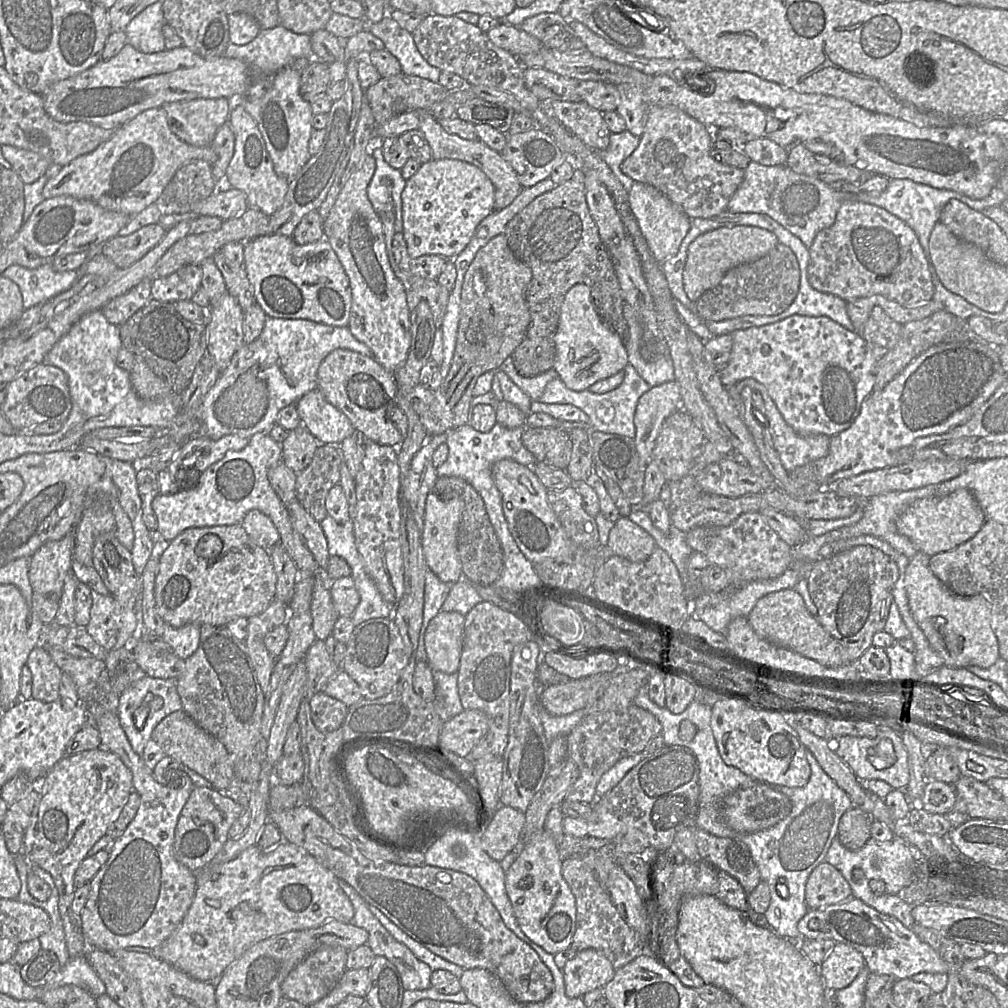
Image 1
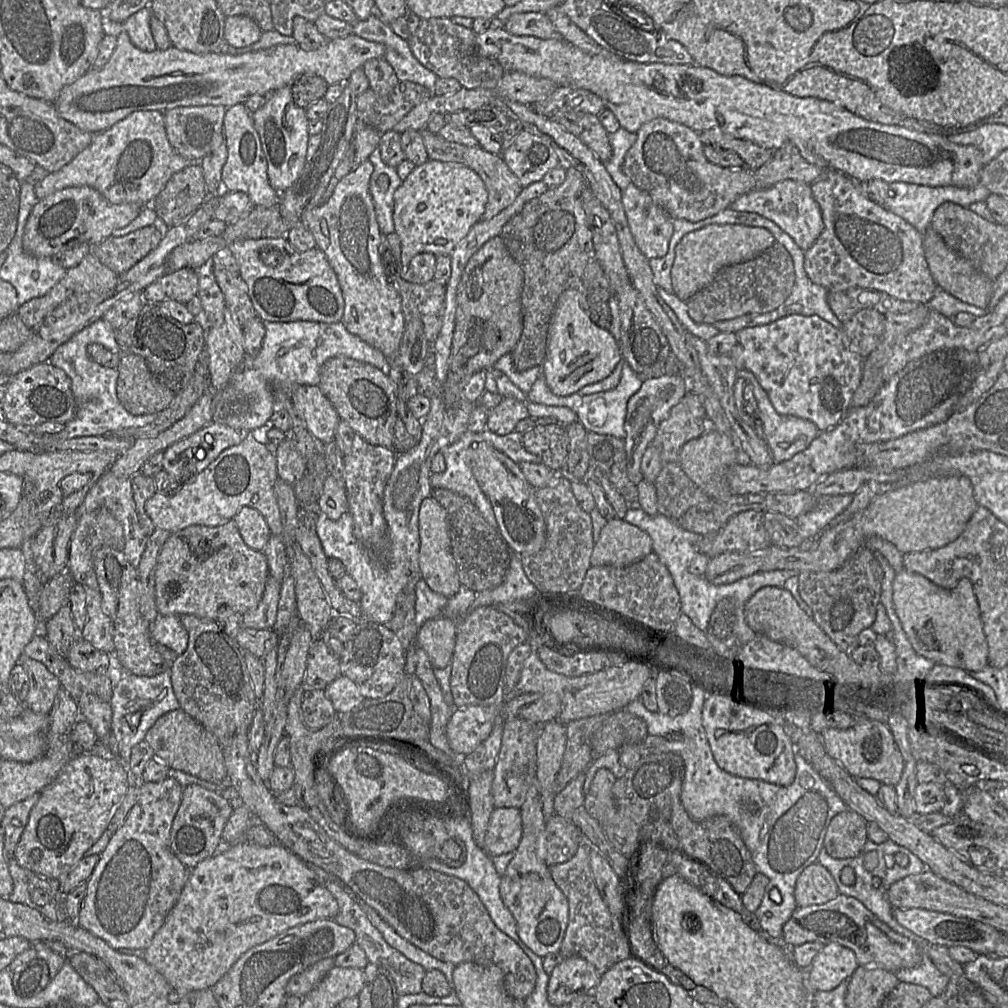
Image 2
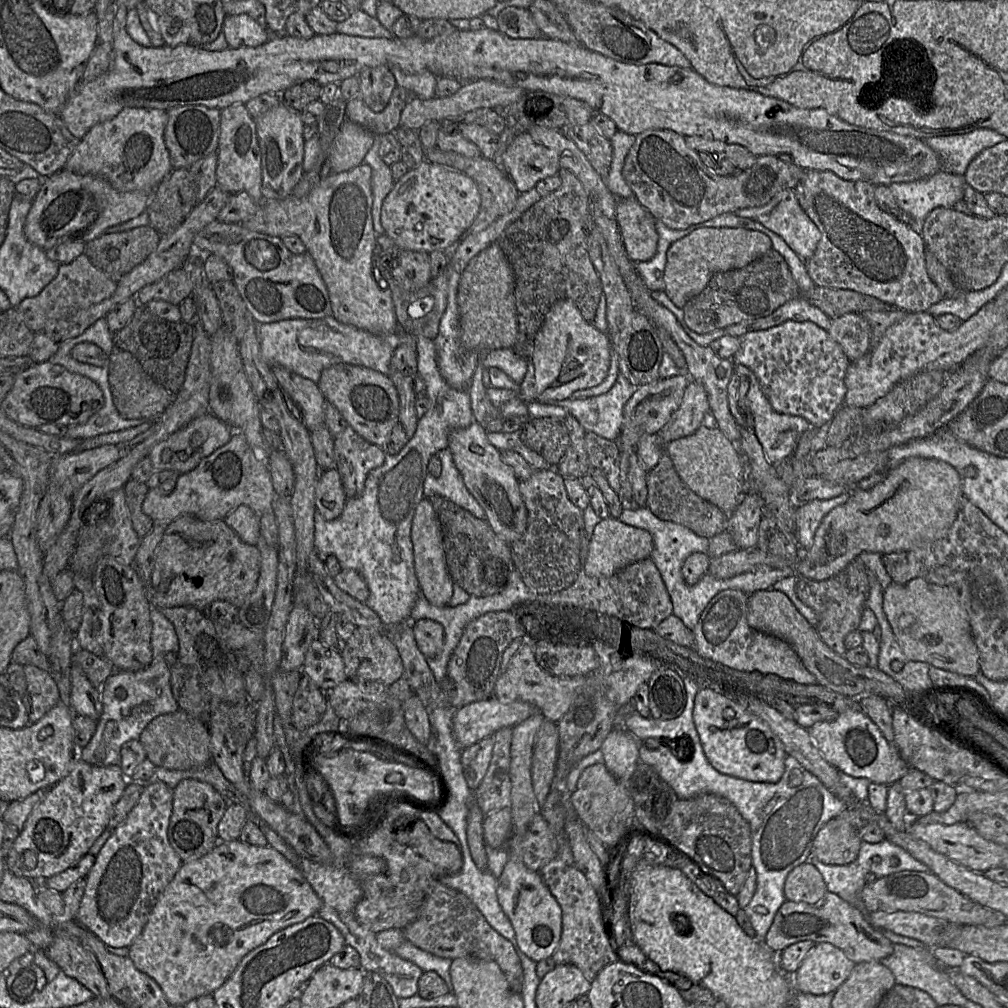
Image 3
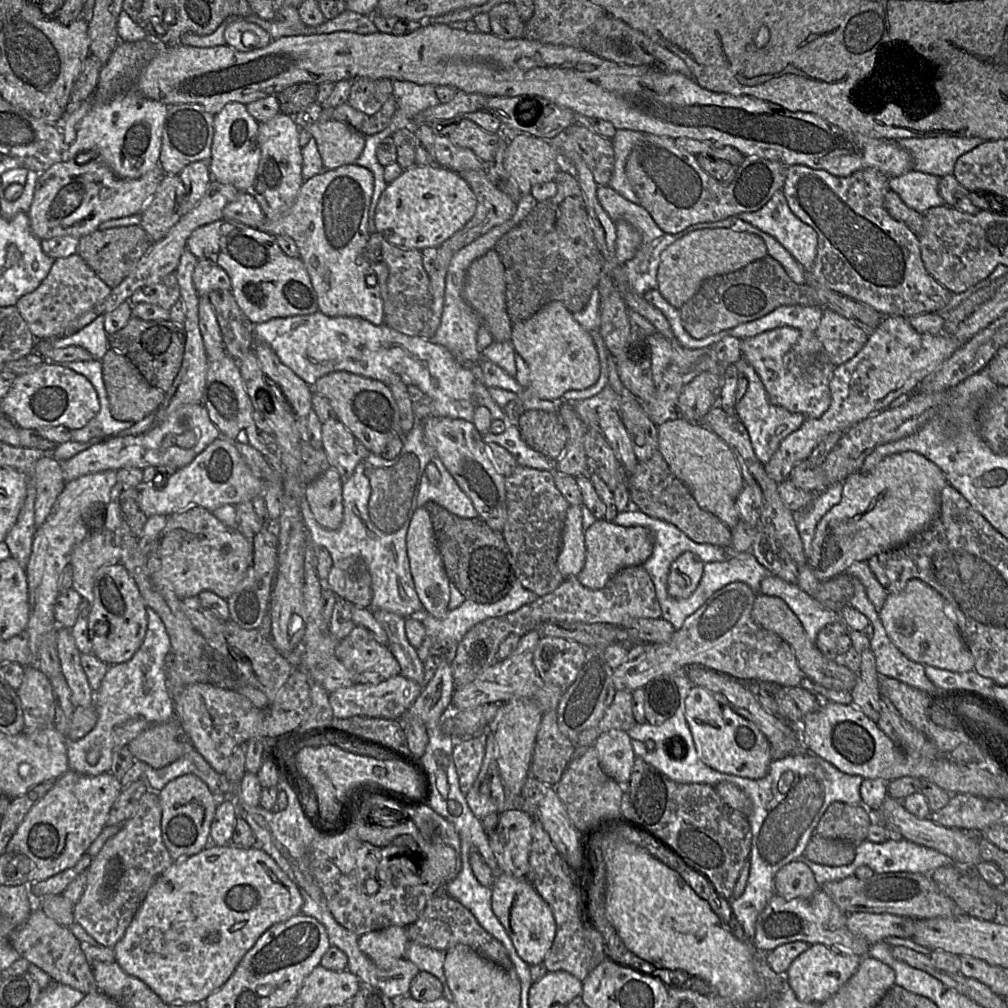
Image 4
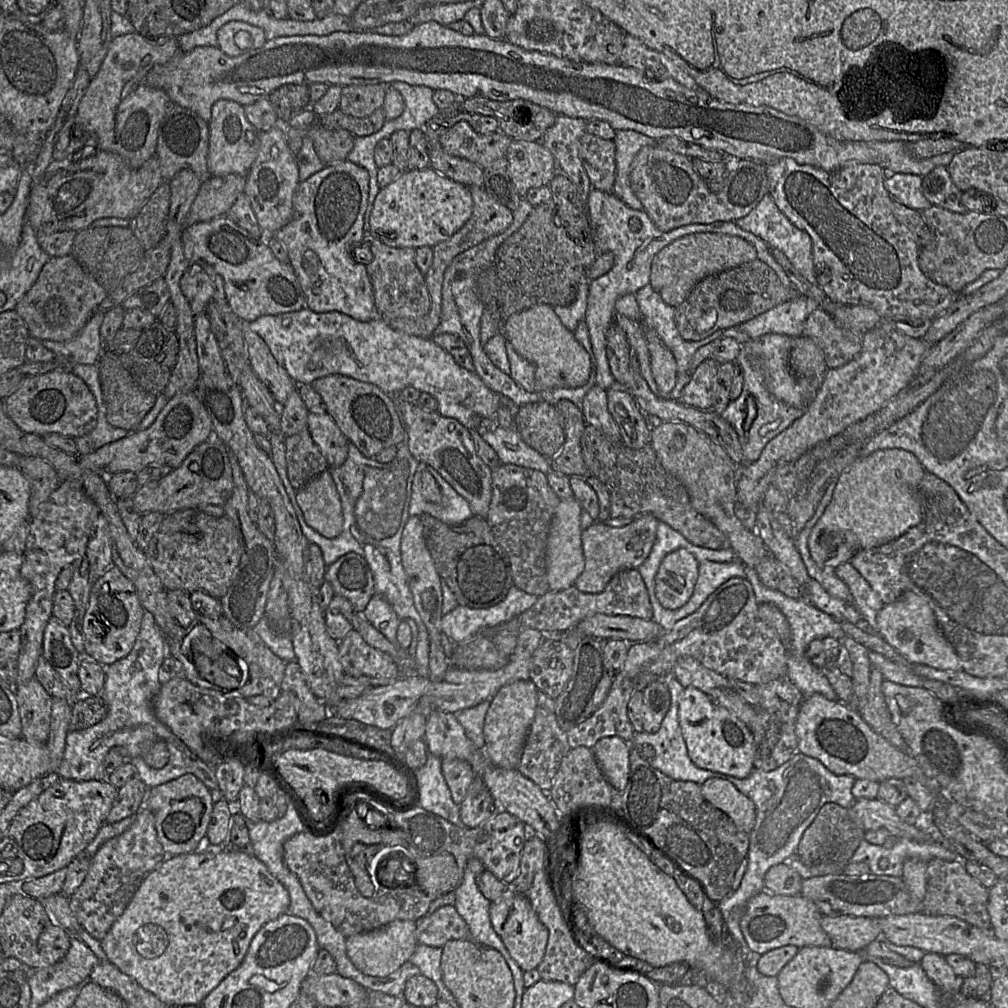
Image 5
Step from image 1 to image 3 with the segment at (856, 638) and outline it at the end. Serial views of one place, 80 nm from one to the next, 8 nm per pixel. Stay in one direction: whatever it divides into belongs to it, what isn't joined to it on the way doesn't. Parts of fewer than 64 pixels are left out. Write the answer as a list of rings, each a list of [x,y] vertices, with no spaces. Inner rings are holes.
[[[858,556],[835,576],[816,581],[803,576],[797,577],[796,593],[799,599],[812,608],[818,616],[818,635],[835,653],[844,655],[844,640],[847,634],[858,629],[865,603],[870,591],[870,573]]]

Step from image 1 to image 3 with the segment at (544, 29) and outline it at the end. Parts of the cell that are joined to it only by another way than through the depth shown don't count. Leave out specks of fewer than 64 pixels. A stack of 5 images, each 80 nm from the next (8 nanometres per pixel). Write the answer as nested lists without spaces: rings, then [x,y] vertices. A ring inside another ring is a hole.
[[[507,7],[496,17],[498,31],[515,39],[539,38],[542,33],[528,8]]]

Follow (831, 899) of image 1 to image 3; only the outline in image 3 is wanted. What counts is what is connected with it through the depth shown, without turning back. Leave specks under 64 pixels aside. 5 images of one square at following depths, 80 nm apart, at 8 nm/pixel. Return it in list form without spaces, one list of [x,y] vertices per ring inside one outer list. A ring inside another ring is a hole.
[[[802,863],[791,870],[785,880],[784,895],[787,900],[815,904],[828,892],[819,870],[810,863]]]

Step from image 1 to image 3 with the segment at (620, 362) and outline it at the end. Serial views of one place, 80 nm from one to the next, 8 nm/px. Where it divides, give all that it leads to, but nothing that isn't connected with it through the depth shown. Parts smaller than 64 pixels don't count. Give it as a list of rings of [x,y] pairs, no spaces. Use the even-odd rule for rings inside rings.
[[[558,300],[547,312],[528,359],[534,367],[536,400],[565,400],[575,391],[599,385],[608,374],[611,356],[612,342],[608,334],[587,322],[572,300]]]

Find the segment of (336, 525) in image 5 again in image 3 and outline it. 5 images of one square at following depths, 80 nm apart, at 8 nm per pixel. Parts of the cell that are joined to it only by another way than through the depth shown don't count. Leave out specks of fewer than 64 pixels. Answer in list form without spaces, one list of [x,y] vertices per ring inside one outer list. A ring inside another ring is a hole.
[[[338,470],[321,471],[315,489],[316,510],[327,521],[333,521],[342,514],[347,499]]]

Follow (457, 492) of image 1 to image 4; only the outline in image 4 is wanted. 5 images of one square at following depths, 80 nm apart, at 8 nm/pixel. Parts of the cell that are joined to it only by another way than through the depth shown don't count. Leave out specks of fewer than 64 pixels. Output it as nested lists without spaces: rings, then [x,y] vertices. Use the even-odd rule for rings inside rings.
[[[434,501],[424,507],[429,512],[445,572],[466,600],[480,604],[495,603],[511,589],[514,560],[502,534],[480,518],[462,518]]]

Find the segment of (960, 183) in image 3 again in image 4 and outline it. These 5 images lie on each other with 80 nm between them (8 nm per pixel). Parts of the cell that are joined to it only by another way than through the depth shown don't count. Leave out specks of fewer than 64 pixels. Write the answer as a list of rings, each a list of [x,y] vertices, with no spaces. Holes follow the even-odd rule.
[[[911,170],[888,179],[888,187],[897,193],[909,208],[924,214],[930,208],[945,205],[939,194],[940,177]]]

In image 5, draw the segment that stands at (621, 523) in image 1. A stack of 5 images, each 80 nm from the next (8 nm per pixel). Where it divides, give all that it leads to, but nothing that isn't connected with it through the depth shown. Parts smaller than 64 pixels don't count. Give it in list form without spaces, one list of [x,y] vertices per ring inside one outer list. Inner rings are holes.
[[[648,513],[639,514],[630,524],[620,528],[595,521],[582,532],[585,566],[574,586],[584,593],[600,593],[619,571],[638,569],[649,556],[655,543],[658,523],[659,520]]]

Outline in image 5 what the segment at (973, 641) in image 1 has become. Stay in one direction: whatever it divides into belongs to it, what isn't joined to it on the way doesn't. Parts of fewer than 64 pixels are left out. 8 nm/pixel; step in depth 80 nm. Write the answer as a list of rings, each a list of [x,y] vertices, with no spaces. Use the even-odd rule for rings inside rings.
[[[913,591],[903,592],[879,611],[876,624],[879,635],[913,665],[922,664],[939,670],[962,671],[961,661],[942,633],[927,601]]]

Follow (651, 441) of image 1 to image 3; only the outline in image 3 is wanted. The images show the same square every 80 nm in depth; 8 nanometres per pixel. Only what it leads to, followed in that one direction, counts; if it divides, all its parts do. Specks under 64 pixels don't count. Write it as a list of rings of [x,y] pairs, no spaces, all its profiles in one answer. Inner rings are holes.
[[[678,374],[668,378],[659,378],[655,382],[638,387],[624,407],[621,434],[615,441],[620,446],[620,489],[618,496],[623,500],[632,500],[632,484],[628,479],[629,456],[636,451],[637,443],[643,434],[658,434],[679,407],[684,391],[692,381],[689,375]]]

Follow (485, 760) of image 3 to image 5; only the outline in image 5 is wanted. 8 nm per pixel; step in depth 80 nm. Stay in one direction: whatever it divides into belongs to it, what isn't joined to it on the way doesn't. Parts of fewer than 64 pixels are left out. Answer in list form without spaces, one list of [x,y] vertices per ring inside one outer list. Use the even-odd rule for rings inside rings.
[[[444,758],[441,770],[453,801],[460,805],[476,776],[472,766],[465,760]]]

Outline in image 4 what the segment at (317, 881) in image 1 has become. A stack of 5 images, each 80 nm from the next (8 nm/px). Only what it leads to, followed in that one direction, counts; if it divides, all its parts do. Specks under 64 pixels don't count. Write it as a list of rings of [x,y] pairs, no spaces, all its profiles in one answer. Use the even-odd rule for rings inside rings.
[[[209,844],[199,853],[175,860],[153,883],[128,926],[124,936],[113,947],[115,961],[129,975],[143,981],[166,1004],[204,1002],[230,978],[243,956],[253,947],[260,936],[274,924],[284,922],[301,913],[303,897],[297,884],[278,866],[275,860],[258,847],[238,847],[233,844],[217,846]]]

